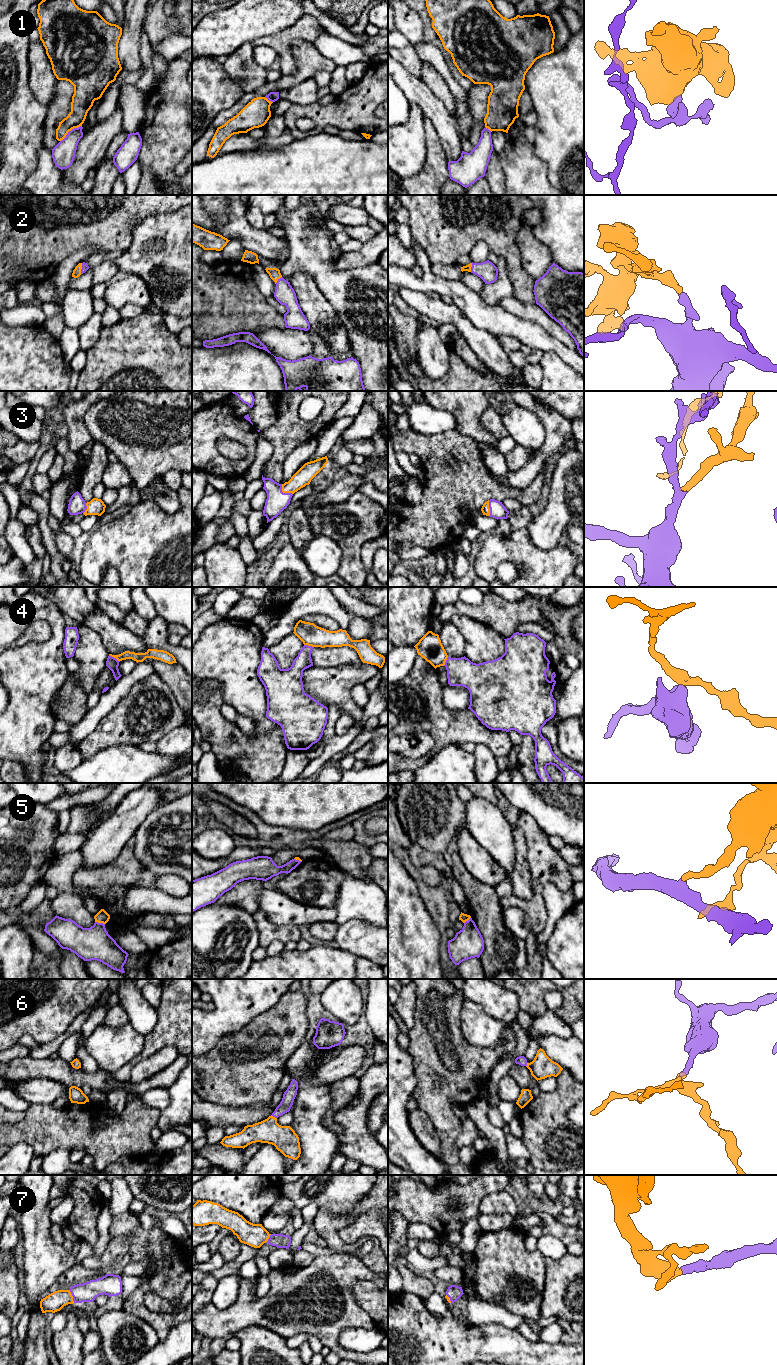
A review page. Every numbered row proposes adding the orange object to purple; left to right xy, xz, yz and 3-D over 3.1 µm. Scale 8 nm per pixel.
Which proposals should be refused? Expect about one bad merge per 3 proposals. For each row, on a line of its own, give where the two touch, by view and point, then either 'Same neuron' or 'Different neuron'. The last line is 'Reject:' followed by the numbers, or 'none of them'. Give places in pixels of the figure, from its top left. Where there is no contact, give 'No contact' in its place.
1: Touches purple at xy (71, 130). Different neuron
2: Touches purple at xy (82, 268). Same neuron
3: Touches purple at xz (284, 493). Same neuron
4: Touches purple at xy (113, 657). Different neuron
5: Touches purple at xy (100, 923). Different neuron
6: Touches purple at xz (274, 1116). Same neuron
7: Touches purple at xy (72, 1295). Same neuron
Reject: 1, 4, 5

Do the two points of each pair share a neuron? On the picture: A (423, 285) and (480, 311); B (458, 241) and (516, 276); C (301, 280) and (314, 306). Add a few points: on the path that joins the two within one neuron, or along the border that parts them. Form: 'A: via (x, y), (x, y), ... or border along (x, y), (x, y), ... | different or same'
A: via (437, 285), (455, 289), (466, 298) | same
B: via (476, 235), (489, 235), (512, 258) | same
C: via (304, 286), (311, 300) | same

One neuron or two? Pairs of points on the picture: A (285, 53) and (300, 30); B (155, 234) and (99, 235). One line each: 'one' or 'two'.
A: one
B: two

